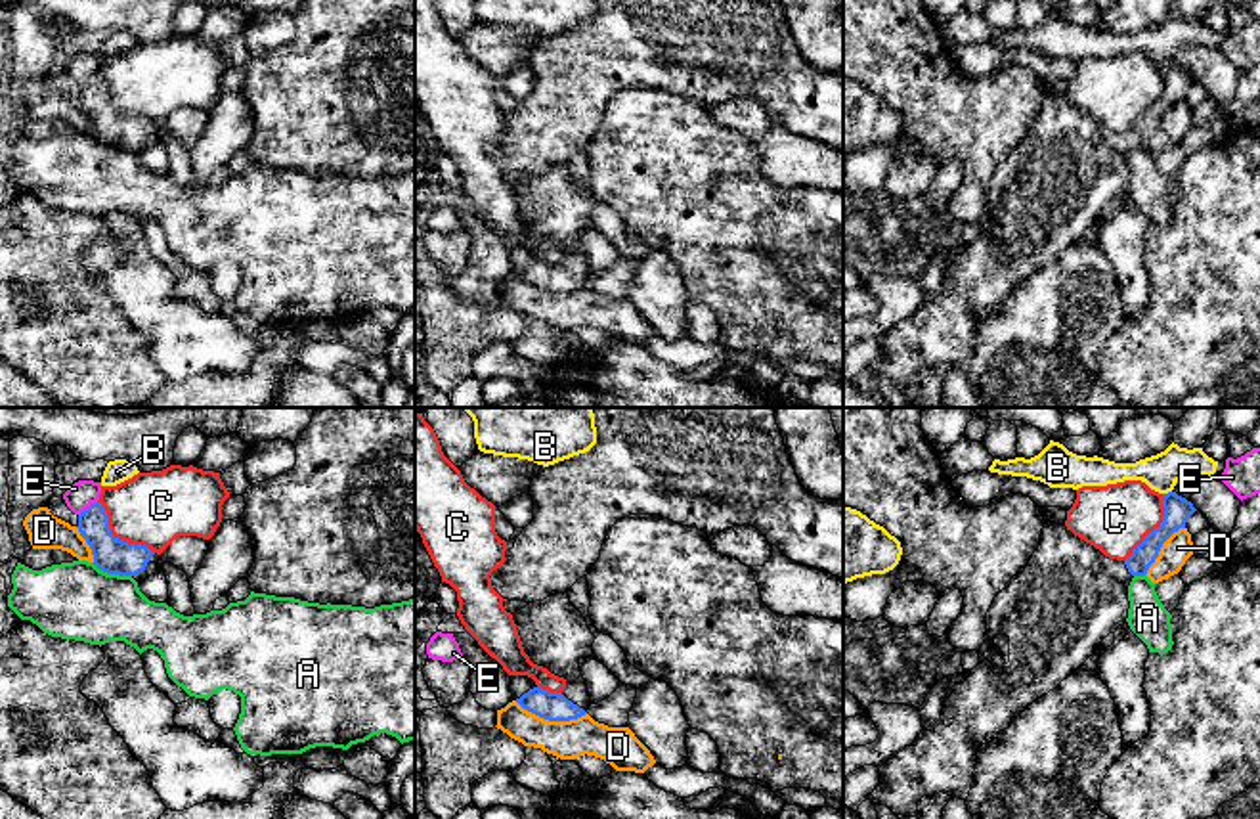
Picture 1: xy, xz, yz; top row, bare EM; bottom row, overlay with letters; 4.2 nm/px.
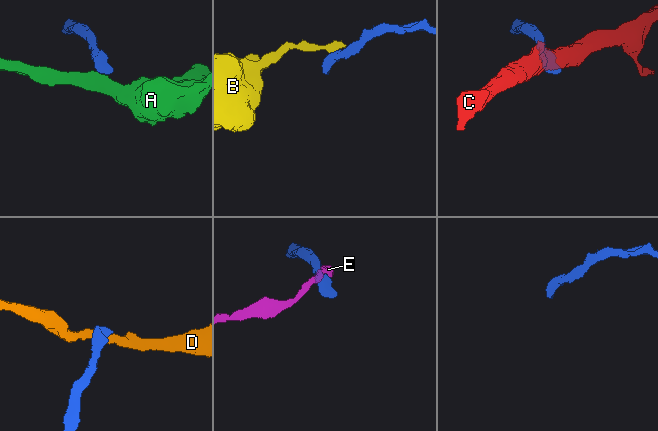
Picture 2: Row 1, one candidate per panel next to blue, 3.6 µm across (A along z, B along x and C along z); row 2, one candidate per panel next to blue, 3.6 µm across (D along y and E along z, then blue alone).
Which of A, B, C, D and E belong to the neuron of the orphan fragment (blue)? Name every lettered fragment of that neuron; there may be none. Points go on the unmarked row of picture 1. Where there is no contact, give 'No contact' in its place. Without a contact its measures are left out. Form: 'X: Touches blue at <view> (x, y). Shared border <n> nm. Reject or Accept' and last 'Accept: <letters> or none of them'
A: Touches blue at xy (111, 144). Shared border 180 nm. Reject
B: Touches blue at yz (1169, 64). Shared border 40 nm. Reject
C: Touches blue at xy (117, 110). Shared border 340 nm. Reject
D: Touches blue at xz (551, 291). Shared border 300 nm. Reject
E: Touches blue at xy (88, 79). Shared border 100 nm. Reject
Accept: none of them

